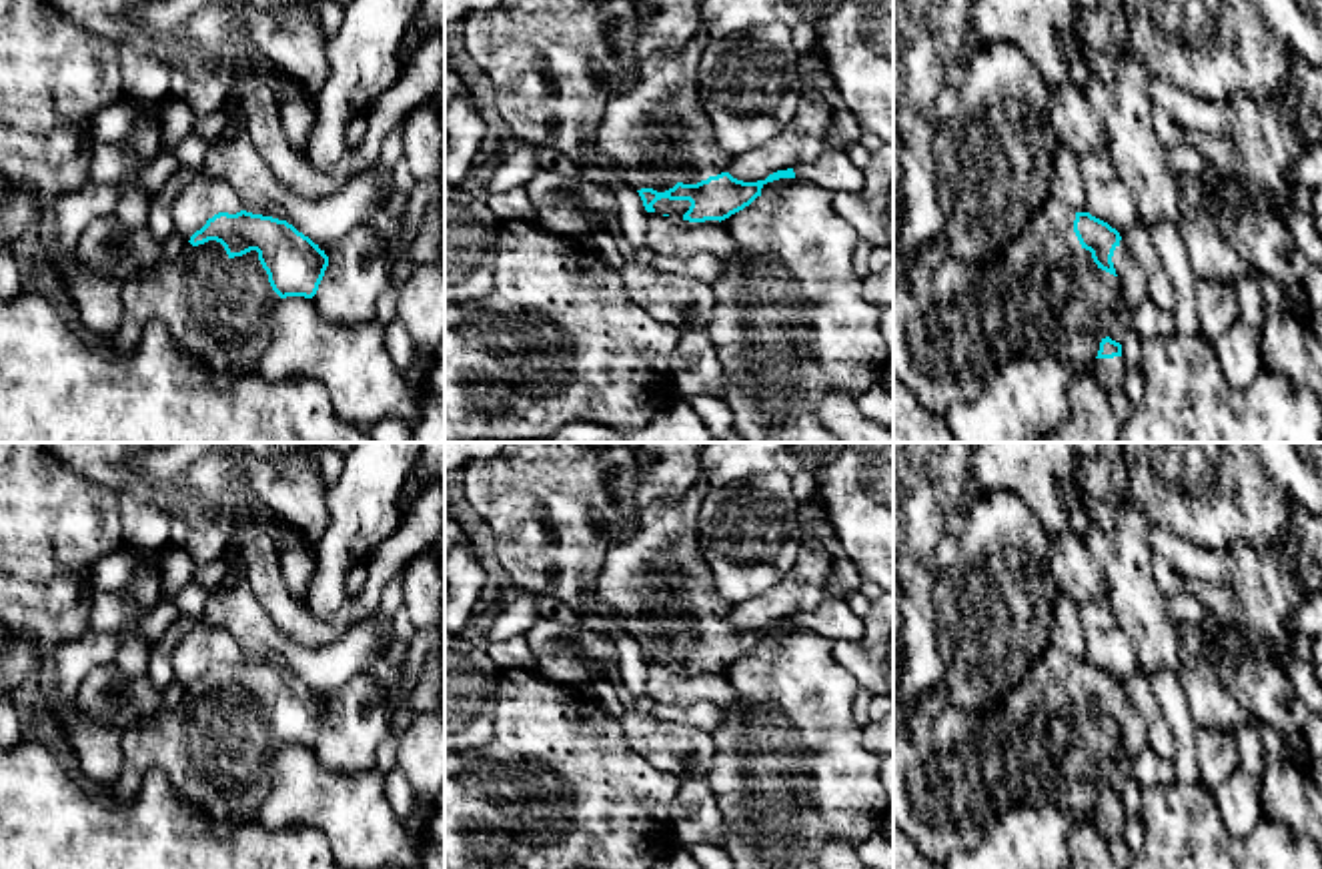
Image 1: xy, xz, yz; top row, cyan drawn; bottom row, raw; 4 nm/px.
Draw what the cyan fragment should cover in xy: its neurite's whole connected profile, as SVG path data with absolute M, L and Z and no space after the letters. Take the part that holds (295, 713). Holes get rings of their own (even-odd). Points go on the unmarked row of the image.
M240 659L218 661L196 679L178 707L164 707L124 727L120 775L108 785L112 803L136 797L142 777L162 769L172 789L214 819L254 821L274 781L282 747L312 747L328 705L286 669Z

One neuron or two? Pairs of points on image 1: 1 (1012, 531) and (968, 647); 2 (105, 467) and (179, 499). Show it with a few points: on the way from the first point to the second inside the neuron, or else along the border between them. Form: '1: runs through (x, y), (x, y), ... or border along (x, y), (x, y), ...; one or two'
1: runs through (1002, 559), (994, 619); one
2: runs through (123, 467), (147, 467), (161, 481); one

